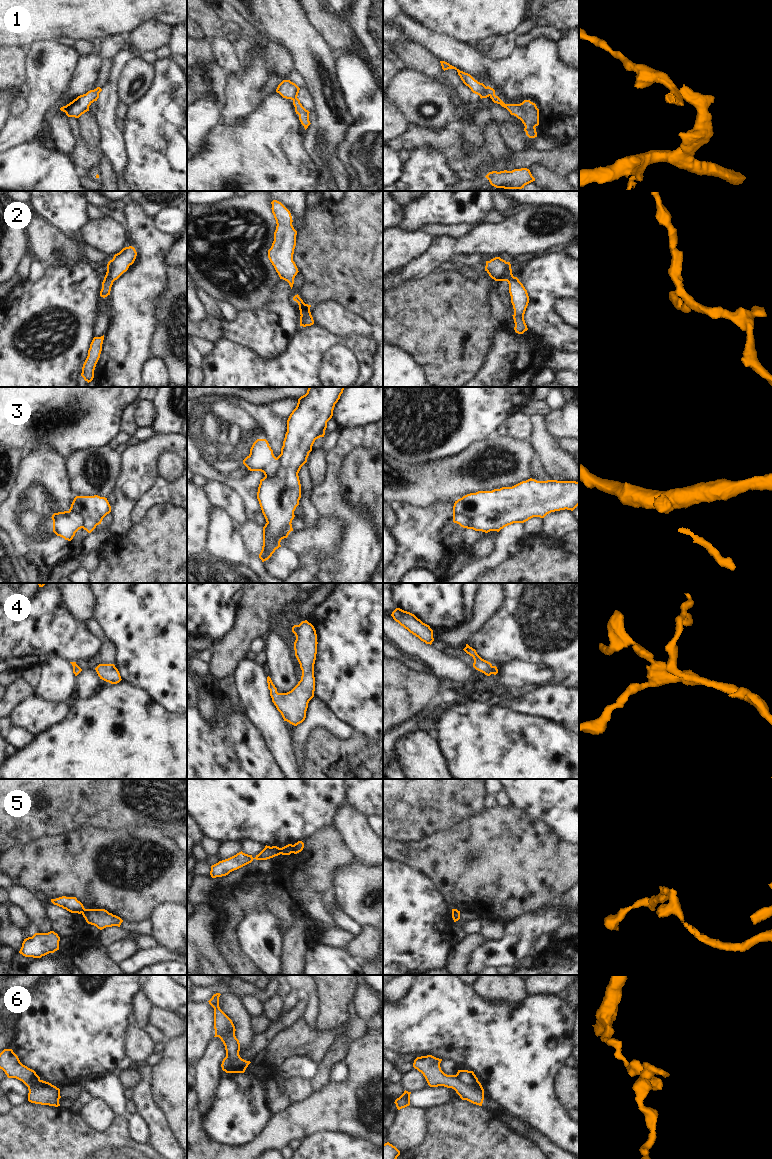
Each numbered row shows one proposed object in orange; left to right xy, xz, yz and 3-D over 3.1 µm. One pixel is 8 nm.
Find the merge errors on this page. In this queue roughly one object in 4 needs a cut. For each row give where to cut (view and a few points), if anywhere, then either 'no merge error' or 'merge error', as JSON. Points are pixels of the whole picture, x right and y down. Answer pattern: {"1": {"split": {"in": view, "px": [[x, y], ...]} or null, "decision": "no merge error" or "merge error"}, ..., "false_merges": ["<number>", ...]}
{"1": {"split": {"in": "yz", "px": [[485, 87], [489, 95]]}, "decision": "merge error"}, "2": {"split": null, "decision": "no merge error"}, "3": {"split": {"in": "yz", "px": [[453, 518], [458, 520], [461, 517], [465, 517], [469, 525]]}, "decision": "merge error"}, "4": {"split": null, "decision": "no merge error"}, "5": {"split": {"in": "xz", "px": [[279, 848], [280, 853]]}, "decision": "merge error"}, "6": {"split": {"in": "yz", "px": [[456, 1074], [465, 1083], [472, 1084], [477, 1081]]}, "decision": "merge error"}, "false_merges": ["1", "3", "5", "6"]}

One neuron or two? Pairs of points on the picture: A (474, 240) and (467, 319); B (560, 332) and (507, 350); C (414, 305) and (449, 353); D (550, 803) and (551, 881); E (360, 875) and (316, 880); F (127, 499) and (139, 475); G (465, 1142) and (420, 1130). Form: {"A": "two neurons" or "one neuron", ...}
{"A": "two neurons", "B": "two neurons", "C": "one neuron", "D": "two neurons", "E": "two neurons", "F": "one neuron", "G": "two neurons"}

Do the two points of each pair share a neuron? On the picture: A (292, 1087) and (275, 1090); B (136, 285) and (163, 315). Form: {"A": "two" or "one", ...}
{"A": "two", "B": "two"}

